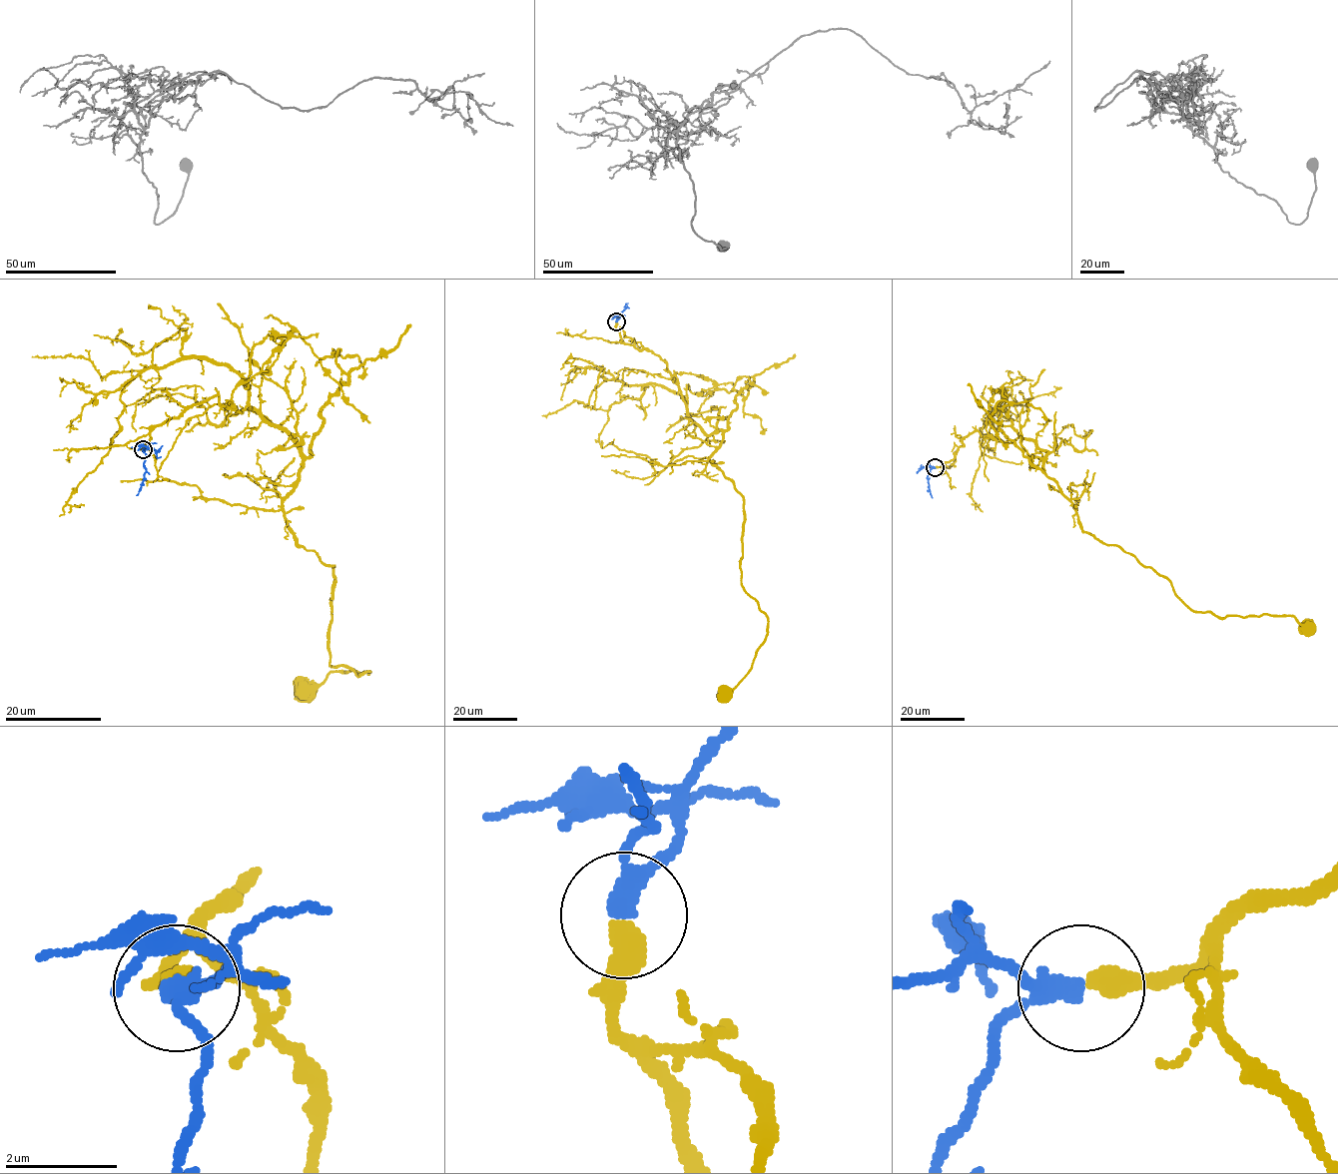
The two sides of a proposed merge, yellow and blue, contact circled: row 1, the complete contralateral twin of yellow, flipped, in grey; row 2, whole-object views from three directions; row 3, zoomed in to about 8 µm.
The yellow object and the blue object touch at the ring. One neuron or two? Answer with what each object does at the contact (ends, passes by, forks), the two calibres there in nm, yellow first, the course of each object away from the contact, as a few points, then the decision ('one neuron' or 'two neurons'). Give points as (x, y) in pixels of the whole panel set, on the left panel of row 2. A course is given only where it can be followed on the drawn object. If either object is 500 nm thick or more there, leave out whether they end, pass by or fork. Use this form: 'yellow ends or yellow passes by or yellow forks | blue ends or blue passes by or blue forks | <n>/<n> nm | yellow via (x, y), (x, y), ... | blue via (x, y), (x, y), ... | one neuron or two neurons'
yellow ends | blue passes by | 440/320 nm | yellow via (144, 449), (217, 395), (296, 444), (283, 505), (333, 565), (331, 665), (368, 672), (304, 693) | blue via (144, 449), (145, 479), (136, 495) | one neuron

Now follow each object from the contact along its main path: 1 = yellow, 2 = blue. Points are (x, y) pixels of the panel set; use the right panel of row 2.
1: (936, 467), (976, 431), (1029, 438), (1080, 528), (1163, 575), (1194, 611), (1291, 615), (1306, 630)
2: (936, 467), (928, 476), (932, 497)

